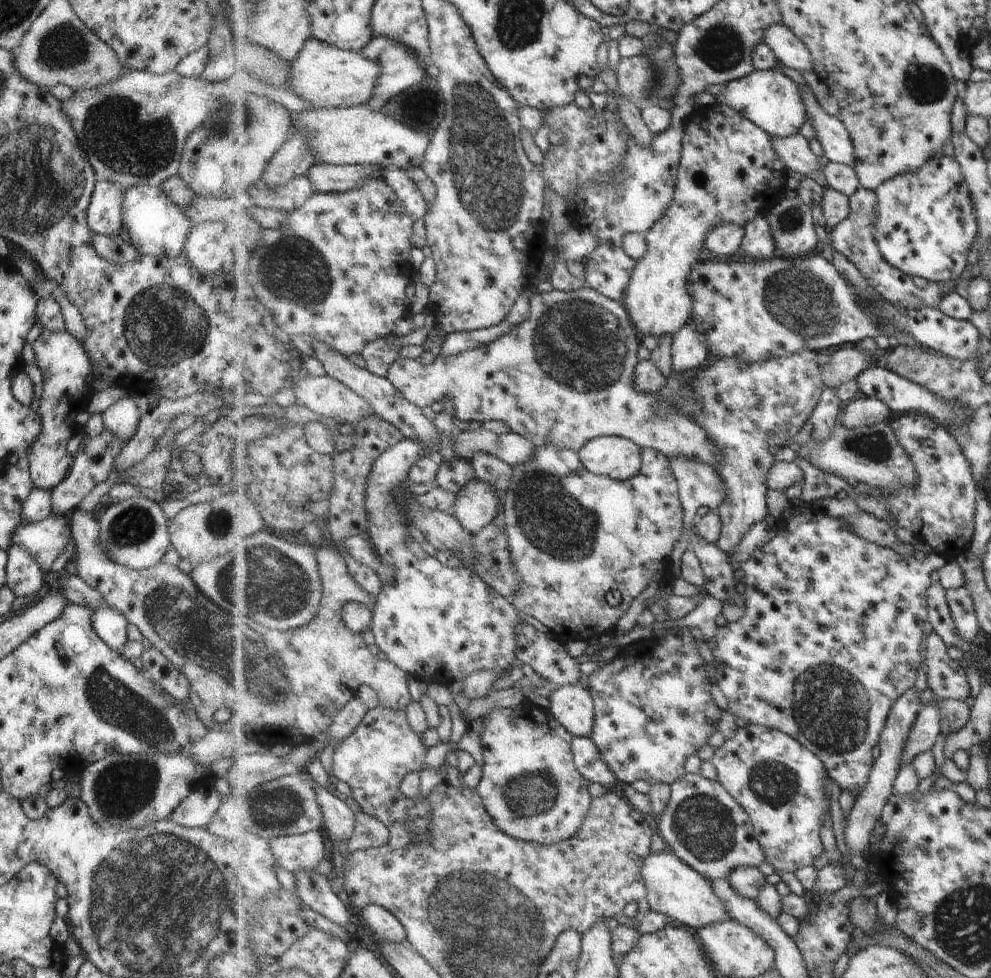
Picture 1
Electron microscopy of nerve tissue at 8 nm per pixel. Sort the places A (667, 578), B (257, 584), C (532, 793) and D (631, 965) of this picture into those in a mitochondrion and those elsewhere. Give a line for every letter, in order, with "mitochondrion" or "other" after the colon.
A: other
B: mitochondrion
C: mitochondrion
D: other

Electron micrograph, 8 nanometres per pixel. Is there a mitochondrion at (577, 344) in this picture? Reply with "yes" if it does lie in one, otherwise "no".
yes

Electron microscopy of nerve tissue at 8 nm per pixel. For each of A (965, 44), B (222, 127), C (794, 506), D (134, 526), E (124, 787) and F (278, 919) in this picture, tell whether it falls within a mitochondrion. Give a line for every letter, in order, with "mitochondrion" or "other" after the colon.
A: other
B: mitochondrion
C: other
D: mitochondrion
E: mitochondrion
F: mitochondrion

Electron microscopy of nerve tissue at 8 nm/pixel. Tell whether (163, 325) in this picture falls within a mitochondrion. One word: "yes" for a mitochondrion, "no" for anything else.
yes

